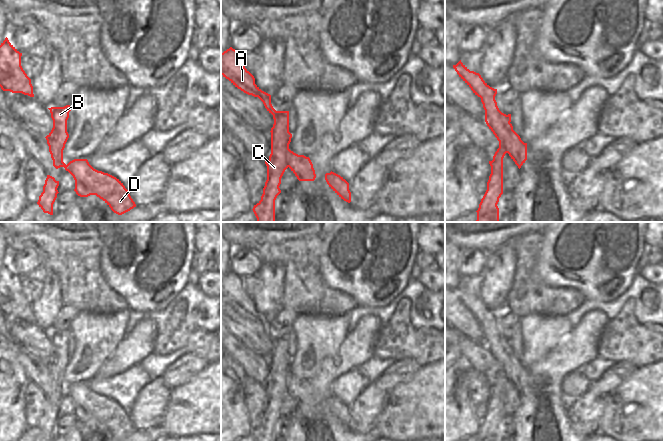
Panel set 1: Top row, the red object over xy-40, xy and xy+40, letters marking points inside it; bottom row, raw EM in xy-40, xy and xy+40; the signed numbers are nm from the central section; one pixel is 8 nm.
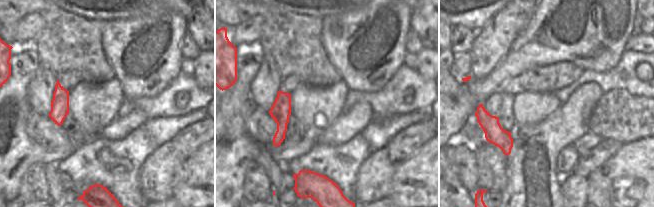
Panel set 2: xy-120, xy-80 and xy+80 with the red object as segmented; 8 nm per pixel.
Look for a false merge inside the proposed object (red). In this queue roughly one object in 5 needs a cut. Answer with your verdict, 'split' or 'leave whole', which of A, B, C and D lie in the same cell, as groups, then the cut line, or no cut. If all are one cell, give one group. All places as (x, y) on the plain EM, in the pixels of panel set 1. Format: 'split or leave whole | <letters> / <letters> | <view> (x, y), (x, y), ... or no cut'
split | A D / B C | xy (289, 373), (287, 376), (287, 390)

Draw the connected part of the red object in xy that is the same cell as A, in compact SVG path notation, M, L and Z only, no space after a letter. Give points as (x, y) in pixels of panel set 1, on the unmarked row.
M232 271L221 277L221 299L244 317L258 321L269 337L277 338L271 328L271 319L255 308L254 300L245 292L243 277Z

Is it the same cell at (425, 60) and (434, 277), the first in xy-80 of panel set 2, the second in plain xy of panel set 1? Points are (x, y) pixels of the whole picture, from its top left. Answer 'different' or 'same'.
same

